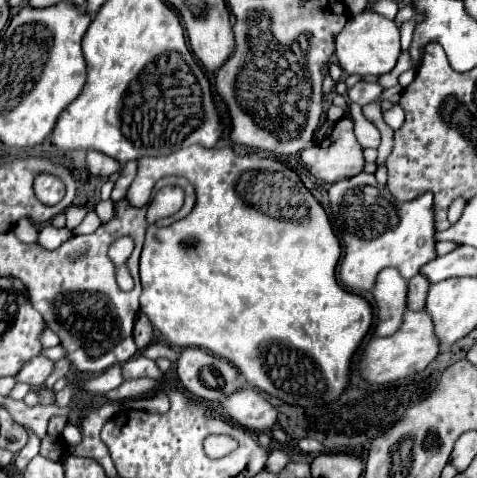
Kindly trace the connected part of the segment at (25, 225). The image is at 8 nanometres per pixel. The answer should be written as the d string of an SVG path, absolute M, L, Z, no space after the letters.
M29 219L19 221L19 223L15 225L15 229L13 229L13 231L17 233L17 237L19 237L23 243L35 243L35 241L37 241L37 235L39 235L37 227L35 227Z

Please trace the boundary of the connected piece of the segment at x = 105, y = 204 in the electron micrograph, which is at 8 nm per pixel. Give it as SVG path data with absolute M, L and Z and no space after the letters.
M111 199L100 201L97 204L95 211L103 223L108 222L115 214L113 201Z

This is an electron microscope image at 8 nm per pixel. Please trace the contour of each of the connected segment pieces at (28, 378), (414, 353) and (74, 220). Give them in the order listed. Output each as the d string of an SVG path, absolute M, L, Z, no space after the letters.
M37 355L33 359L29 359L25 363L25 369L21 369L21 373L17 375L17 381L25 381L29 383L33 389L41 387L45 383L45 379L53 373L53 361L43 357L43 355Z
M405 311L405 321L401 329L389 337L375 337L369 341L363 363L361 363L361 375L369 383L389 383L397 381L401 377L409 377L413 373L423 371L437 355L441 353L441 343L435 335L433 319L427 311Z
M73 205L73 207L69 207L69 209L65 211L65 215L67 215L67 227L69 227L69 229L75 229L75 227L83 221L83 217L87 215L87 207L83 207L83 205Z

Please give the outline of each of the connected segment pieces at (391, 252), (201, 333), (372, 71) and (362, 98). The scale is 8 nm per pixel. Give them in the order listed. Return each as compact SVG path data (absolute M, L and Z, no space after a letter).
M359 173L351 179L333 183L329 187L329 199L337 231L341 231L345 243L345 257L339 275L347 289L373 289L377 273L385 267L395 267L405 279L411 279L425 263L437 257L433 193L423 193L413 201L397 201L387 187L375 181L373 175Z
M193 145L189 149L181 149L181 151L165 155L165 157L141 157L139 159L137 177L135 177L133 185L129 187L133 206L147 205L150 202L153 187L155 187L155 179L163 179L167 175L179 175L179 177L185 177L189 183L193 183L195 193L197 193L197 203L185 219L181 219L169 227L161 227L161 229L157 227L157 229L147 231L145 249L141 251L141 267L139 267L141 285L143 285L141 311L149 317L149 321L155 325L155 329L159 329L169 343L173 343L177 347L203 347L213 355L229 359L253 387L277 397L289 405L299 405L303 409L309 409L309 407L323 407L323 405L331 405L331 403L339 401L339 397L345 393L345 389L349 387L349 381L351 381L353 357L373 325L373 307L365 297L345 291L337 283L335 269L337 269L337 263L341 257L341 245L339 245L337 235L333 233L331 221L329 221L325 209L321 207L321 203L301 183L299 175L277 159L237 157L231 149L205 149L205 147Z
M363 11L361 15L351 17L345 29L335 39L337 63L347 75L379 77L383 73L389 73L395 67L399 53L401 53L401 45L399 45L399 29L395 21L385 19L377 13L369 13L369 11Z
M359 81L357 85L353 85L347 91L347 97L363 107L367 103L377 101L381 97L381 93L383 93L383 87L377 81Z

